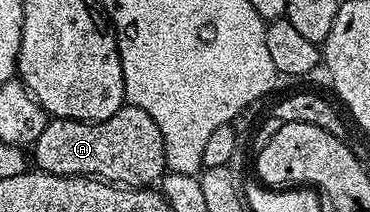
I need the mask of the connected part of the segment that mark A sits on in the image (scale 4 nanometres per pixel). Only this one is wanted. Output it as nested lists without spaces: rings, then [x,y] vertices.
[[[126,104],[112,118],[103,120],[47,119],[40,138],[32,146],[37,171],[61,176],[92,176],[128,188],[154,186],[167,171],[164,138],[160,126],[136,106]]]

